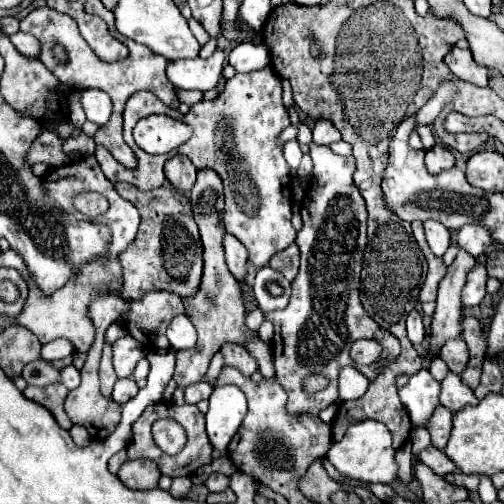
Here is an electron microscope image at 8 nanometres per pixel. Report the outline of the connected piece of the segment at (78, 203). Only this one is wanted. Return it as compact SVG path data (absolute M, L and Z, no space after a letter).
M96 192L82 193L74 198L73 203L78 211L91 219L105 213L109 207L107 199Z

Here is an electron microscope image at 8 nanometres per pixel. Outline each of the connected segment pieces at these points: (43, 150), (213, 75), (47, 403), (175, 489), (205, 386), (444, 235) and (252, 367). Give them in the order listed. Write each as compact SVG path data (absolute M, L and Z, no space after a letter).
M42 131L32 143L32 151L28 153L28 165L48 163L52 167L60 167L70 163L70 157L62 151L62 139L52 131Z
M214 51L214 55L208 59L194 57L194 59L168 61L166 75L176 89L208 91L216 87L222 73L222 65L224 65L224 53Z
M62 383L48 385L48 387L26 387L24 389L24 397L34 401L34 403L40 403L42 407L46 407L62 429L72 427L72 421L68 419L68 415L64 411L66 395L68 395L68 389Z
M176 477L173 479L169 492L178 499L184 499L191 486L192 481L189 477Z
M198 381L194 385L188 385L186 387L186 403L192 403L196 405L198 401L202 399L208 399L212 393L212 385L208 381Z
M426 221L424 223L424 235L428 241L428 247L436 257L442 257L450 245L450 231L438 223L438 221Z
M224 343L222 345L222 353L224 353L224 363L236 367L244 375L252 375L258 369L256 359L252 359L252 355L248 353L248 349L242 347L242 345Z

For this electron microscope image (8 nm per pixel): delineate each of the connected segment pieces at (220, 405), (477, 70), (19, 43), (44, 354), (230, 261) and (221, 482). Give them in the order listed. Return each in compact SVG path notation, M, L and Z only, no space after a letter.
M236 385L214 389L206 413L206 433L212 449L224 451L246 415L244 393Z
M454 47L448 55L446 55L446 65L452 71L454 77L468 81L472 85L478 87L486 87L488 85L488 69L476 65L476 61L472 59L472 53L468 49L458 49Z
M18 31L18 33L10 35L10 41L12 41L12 45L14 45L22 55L26 55L26 57L30 57L30 59L38 59L38 55L40 55L40 41L38 41L34 35L24 33L24 31Z
M54 339L46 345L42 345L42 351L40 351L40 357L44 361L56 361L56 359L64 359L68 355L74 353L74 347L72 343L68 343L66 339Z
M226 233L224 249L226 249L226 265L228 265L230 273L238 281L244 281L244 277L248 273L248 251L246 251L246 247L234 235Z
M212 473L208 479L206 479L206 487L212 491L212 493L218 493L218 491L224 491L228 489L228 483L230 479L222 473Z

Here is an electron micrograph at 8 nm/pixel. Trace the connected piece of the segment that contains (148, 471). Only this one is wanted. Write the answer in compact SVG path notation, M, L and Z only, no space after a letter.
M136 459L136 461L126 461L120 467L118 477L128 489L148 491L148 489L156 489L158 487L160 471L158 471L156 463L146 461L146 459Z

